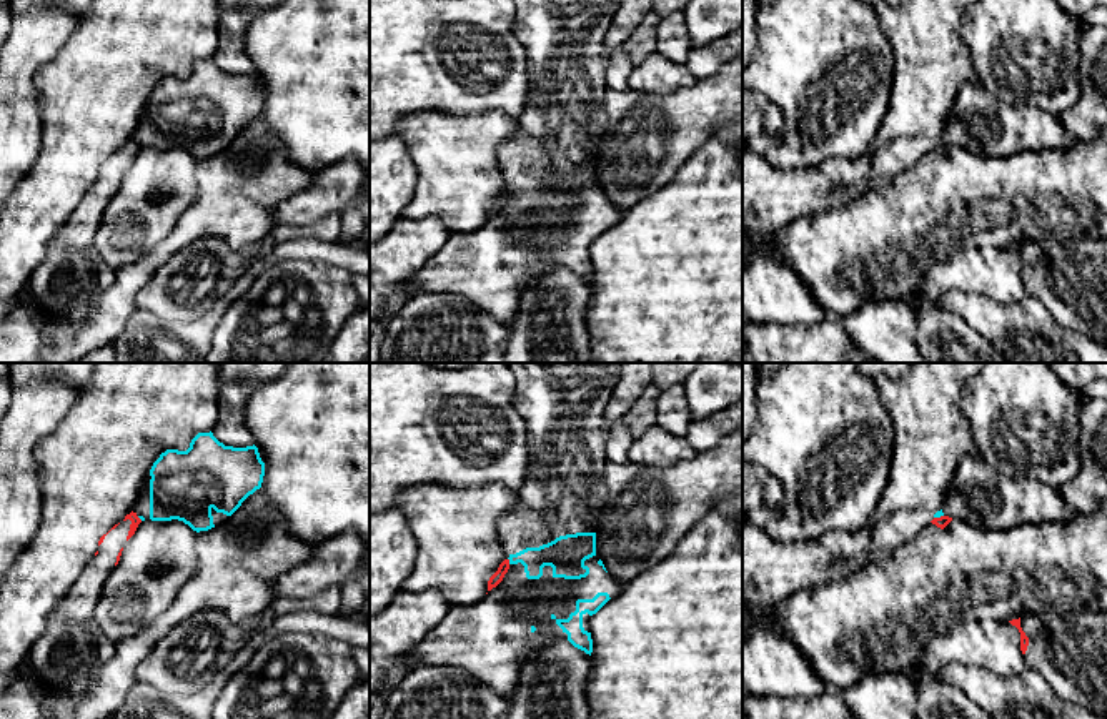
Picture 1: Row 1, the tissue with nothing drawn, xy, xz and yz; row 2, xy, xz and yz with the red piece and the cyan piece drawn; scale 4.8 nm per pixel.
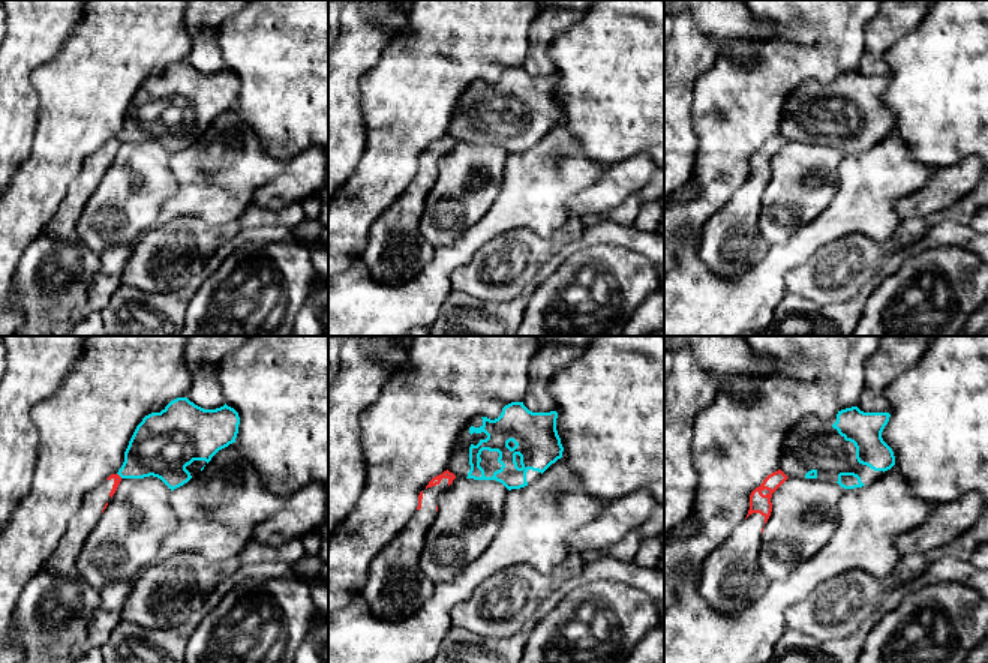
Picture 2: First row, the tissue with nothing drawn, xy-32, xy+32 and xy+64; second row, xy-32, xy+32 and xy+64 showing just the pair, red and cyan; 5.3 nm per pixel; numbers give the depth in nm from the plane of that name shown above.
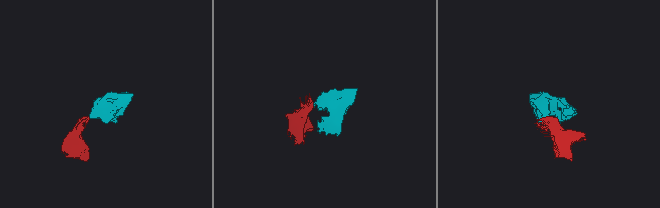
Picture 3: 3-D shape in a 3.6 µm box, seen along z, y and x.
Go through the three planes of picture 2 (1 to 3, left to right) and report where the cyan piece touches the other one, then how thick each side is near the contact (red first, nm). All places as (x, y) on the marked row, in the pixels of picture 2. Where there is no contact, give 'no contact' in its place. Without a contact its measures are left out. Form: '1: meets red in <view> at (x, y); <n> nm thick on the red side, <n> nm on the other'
1: meets red in xy-32 at (119, 476); 50 nm thick on the red side, 300 nm on the other
2: no contact
3: no contact

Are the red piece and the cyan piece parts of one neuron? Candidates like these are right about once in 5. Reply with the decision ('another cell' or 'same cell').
another cell

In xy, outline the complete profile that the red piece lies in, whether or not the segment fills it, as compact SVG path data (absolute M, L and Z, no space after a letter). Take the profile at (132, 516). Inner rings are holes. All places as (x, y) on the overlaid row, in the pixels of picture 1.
M130 513L98 541L98 551L85 566L72 591L50 611L45 631L32 644L25 662L38 679L60 681L63 684L83 682L98 666L115 654L115 644L98 629L93 612L100 599L103 583L118 564L123 546L135 534L141 519Z

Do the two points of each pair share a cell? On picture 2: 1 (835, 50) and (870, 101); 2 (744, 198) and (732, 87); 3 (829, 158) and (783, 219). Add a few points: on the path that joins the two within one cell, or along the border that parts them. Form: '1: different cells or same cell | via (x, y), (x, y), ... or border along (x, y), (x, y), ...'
1: different cells | border along (856, 69), (838, 75)
2: different cells | border along (744, 182), (730, 198)
3: same cell | via (814, 173), (787, 204)

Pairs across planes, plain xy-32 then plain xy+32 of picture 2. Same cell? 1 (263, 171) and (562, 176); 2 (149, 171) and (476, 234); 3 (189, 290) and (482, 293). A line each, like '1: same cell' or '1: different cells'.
1: same cell
2: different cells
3: different cells

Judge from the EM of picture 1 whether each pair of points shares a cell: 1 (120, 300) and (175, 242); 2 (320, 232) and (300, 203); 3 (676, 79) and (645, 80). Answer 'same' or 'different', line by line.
1: same
2: different
3: same

